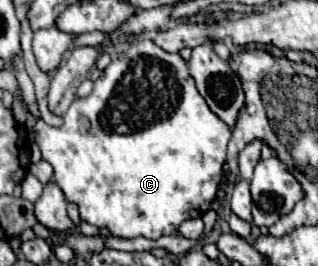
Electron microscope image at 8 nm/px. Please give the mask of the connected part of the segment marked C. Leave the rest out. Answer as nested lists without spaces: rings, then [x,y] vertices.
[[[150,38],[144,40],[136,40],[128,46],[126,52],[116,54],[112,58],[112,62],[106,66],[106,70],[102,72],[102,76],[94,82],[92,92],[86,98],[76,98],[68,112],[64,114],[64,124],[60,128],[52,128],[48,124],[44,124],[42,118],[36,118],[34,128],[26,128],[30,142],[36,142],[42,158],[54,168],[54,180],[58,182],[58,186],[62,188],[66,200],[72,202],[80,208],[80,218],[86,220],[88,224],[94,224],[98,228],[108,228],[114,236],[118,238],[136,238],[136,236],[144,236],[150,240],[156,240],[160,236],[166,234],[176,234],[178,226],[188,220],[188,218],[200,218],[204,212],[208,212],[210,202],[214,200],[216,192],[218,192],[218,184],[222,178],[222,164],[226,160],[226,146],[230,142],[230,128],[226,126],[226,122],[222,122],[208,106],[206,100],[198,94],[194,80],[190,78],[188,72],[188,64],[186,60],[180,58],[180,54],[170,54],[166,50],[162,50],[160,46],[156,46]]]

